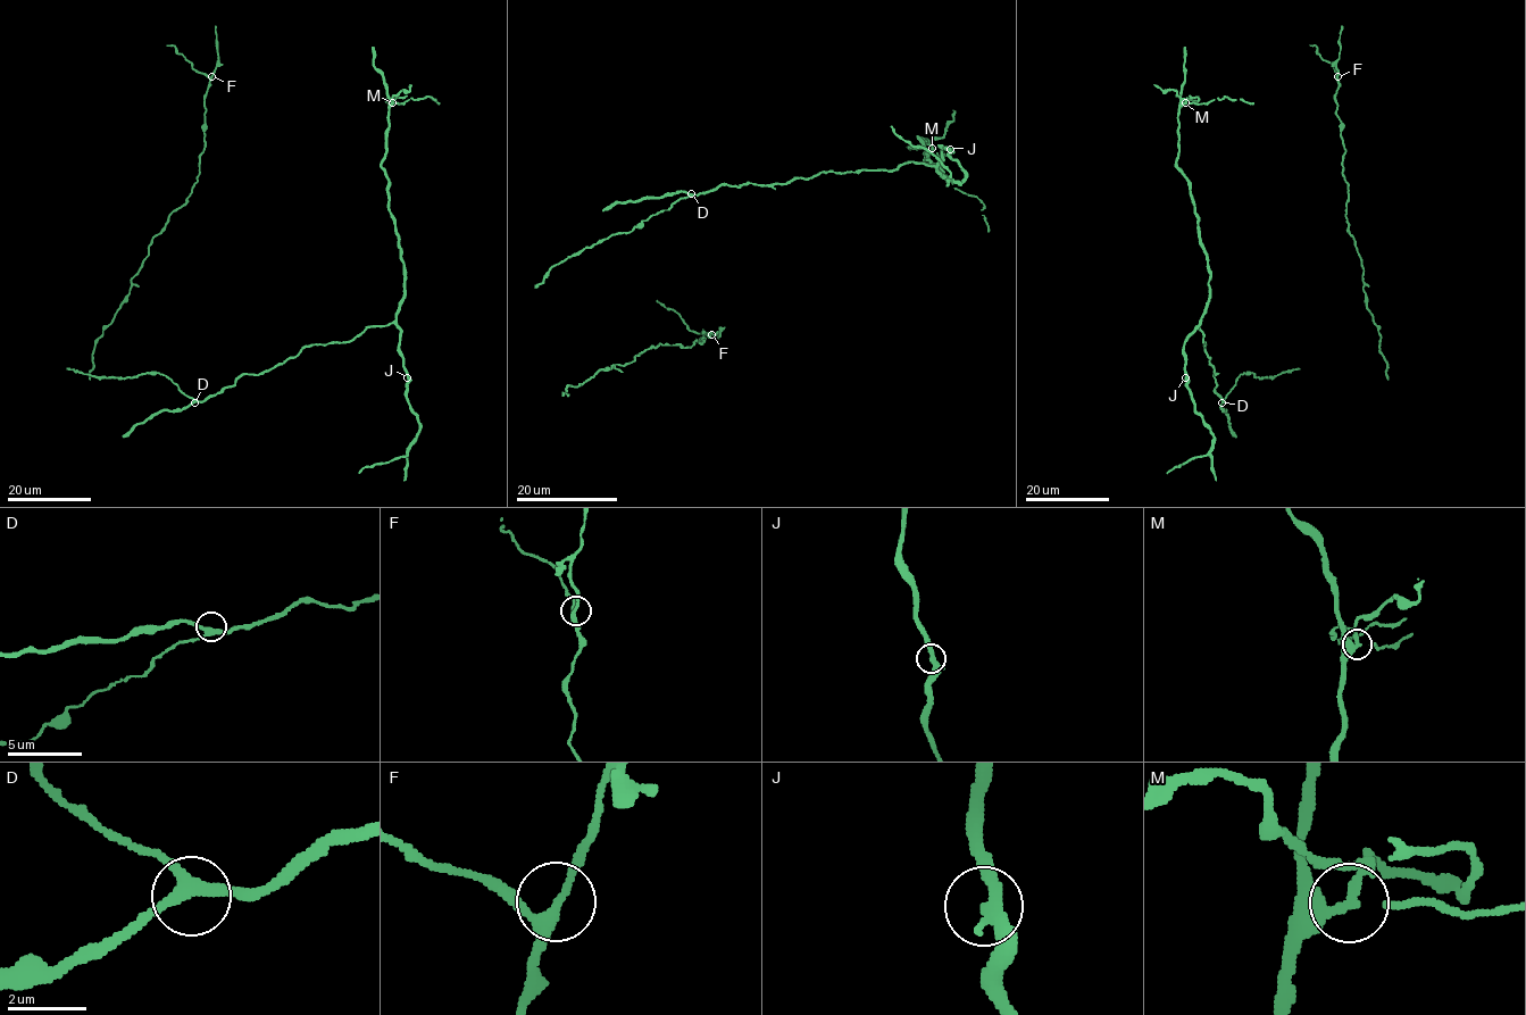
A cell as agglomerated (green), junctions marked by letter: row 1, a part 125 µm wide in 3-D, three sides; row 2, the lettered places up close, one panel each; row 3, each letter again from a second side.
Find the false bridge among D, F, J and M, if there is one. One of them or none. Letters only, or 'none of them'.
M

